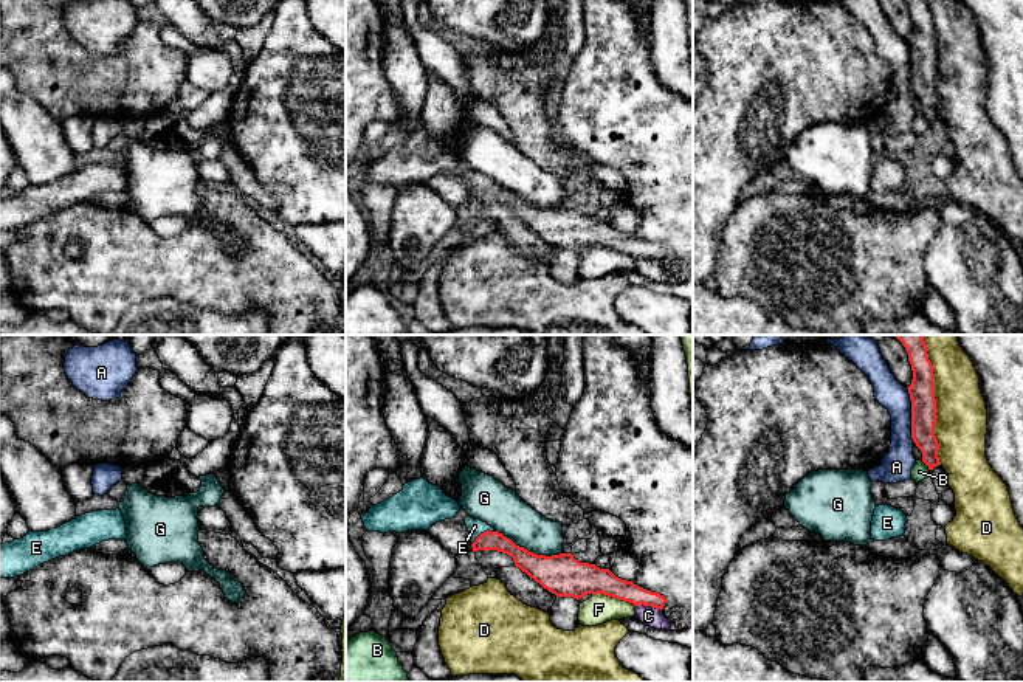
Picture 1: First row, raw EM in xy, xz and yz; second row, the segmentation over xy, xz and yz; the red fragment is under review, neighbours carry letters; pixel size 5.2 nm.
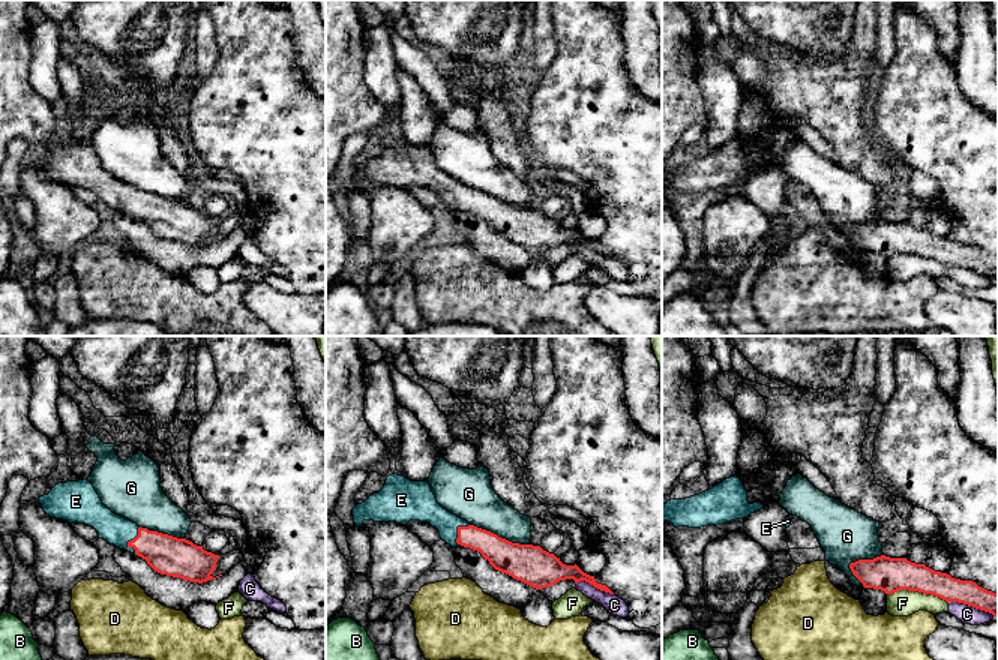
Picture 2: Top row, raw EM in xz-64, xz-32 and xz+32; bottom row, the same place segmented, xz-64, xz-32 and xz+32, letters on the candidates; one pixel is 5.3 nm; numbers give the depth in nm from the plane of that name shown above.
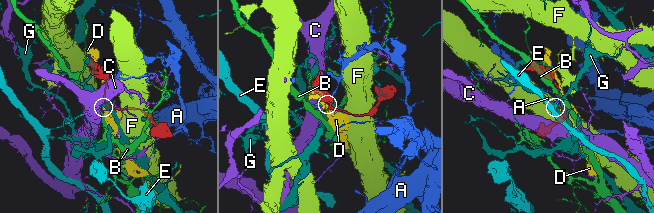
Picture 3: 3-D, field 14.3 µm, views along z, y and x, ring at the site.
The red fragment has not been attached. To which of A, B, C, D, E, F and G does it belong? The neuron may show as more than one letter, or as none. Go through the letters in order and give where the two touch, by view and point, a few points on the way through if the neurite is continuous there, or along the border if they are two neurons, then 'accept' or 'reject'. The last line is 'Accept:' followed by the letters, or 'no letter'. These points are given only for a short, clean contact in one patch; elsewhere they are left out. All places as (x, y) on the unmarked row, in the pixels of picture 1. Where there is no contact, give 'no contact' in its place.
A: contact yz (912, 67); border yz (905, 41), (910, 50), (910, 90), (913, 93); reject
B: contact yz (926, 117); reject
C: contact xz (648, 258); reject
D: contact yz (935, 59); reject
E: contact xz (484, 185); way xz (523, 211), (484, 185), (475, 179); accept
F: contact xz (614, 250); reject
G: contact xz (530, 205); reject
Accept: E

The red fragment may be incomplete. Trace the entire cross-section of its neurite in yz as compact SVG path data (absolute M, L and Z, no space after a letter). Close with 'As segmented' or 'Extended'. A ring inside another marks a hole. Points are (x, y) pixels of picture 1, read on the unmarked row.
M905 0L905 3L913 23L911 37L907 40L911 53L911 91L922 105L922 115L933 122L941 118L935 88L938 68L933 17L927 0Z. As segmented

